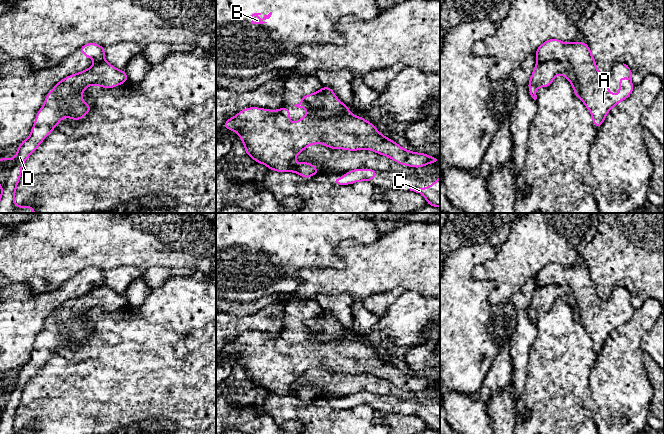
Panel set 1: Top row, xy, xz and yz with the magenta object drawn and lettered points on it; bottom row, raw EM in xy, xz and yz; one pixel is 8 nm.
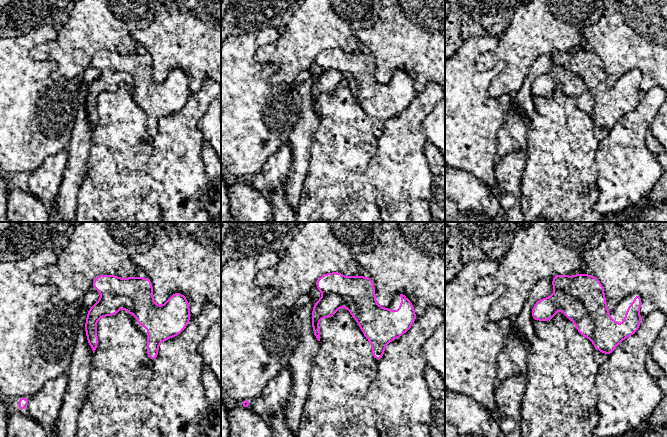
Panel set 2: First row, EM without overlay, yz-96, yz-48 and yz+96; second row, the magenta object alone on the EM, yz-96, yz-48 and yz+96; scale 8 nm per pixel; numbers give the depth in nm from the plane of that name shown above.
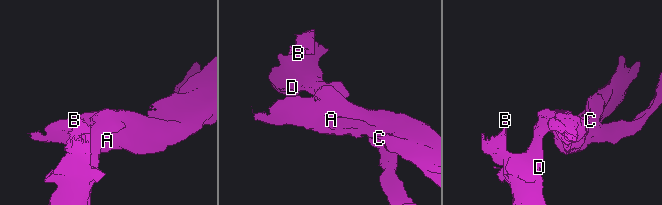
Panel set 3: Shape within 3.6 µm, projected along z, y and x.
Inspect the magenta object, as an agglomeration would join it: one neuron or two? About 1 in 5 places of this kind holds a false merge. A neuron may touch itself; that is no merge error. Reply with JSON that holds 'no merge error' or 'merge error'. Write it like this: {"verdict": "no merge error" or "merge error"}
{"verdict": "merge error"}

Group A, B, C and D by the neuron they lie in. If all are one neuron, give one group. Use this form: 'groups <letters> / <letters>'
groups A C / B D

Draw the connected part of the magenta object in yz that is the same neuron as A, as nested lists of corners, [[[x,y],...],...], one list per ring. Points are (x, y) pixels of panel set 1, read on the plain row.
[[[558,262],[556,263],[548,263],[542,269],[540,269],[536,275],[536,281],[538,286],[545,286],[547,284],[558,284],[560,286],[568,286],[579,306],[580,310],[580,319],[581,324],[583,325],[584,329],[589,333],[591,336],[591,340],[593,342],[593,349],[595,352],[601,351],[603,345],[611,332],[618,329],[619,326],[628,322],[634,311],[635,308],[632,305],[632,296],[628,289],[623,289],[629,293],[629,309],[626,309],[626,300],[619,301],[619,320],[615,321],[610,314],[607,313],[607,302],[600,298],[596,292],[596,285],[591,278],[591,274],[587,267],[582,266],[572,266],[572,267],[563,267]]]

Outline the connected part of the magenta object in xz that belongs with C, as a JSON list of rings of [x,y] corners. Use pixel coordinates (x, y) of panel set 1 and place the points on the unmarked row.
[[[438,399],[438,404],[433,406],[431,410],[427,412],[410,412],[410,415],[414,415],[423,419],[427,428],[433,431],[440,431],[440,399]]]

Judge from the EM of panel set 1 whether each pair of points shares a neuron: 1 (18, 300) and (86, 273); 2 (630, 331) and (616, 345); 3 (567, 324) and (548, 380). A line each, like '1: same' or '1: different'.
1: same
2: same
3: same

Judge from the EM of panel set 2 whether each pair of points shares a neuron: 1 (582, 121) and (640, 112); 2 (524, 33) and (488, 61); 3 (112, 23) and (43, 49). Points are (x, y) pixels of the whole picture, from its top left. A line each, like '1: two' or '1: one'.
1: two
2: one
3: one

